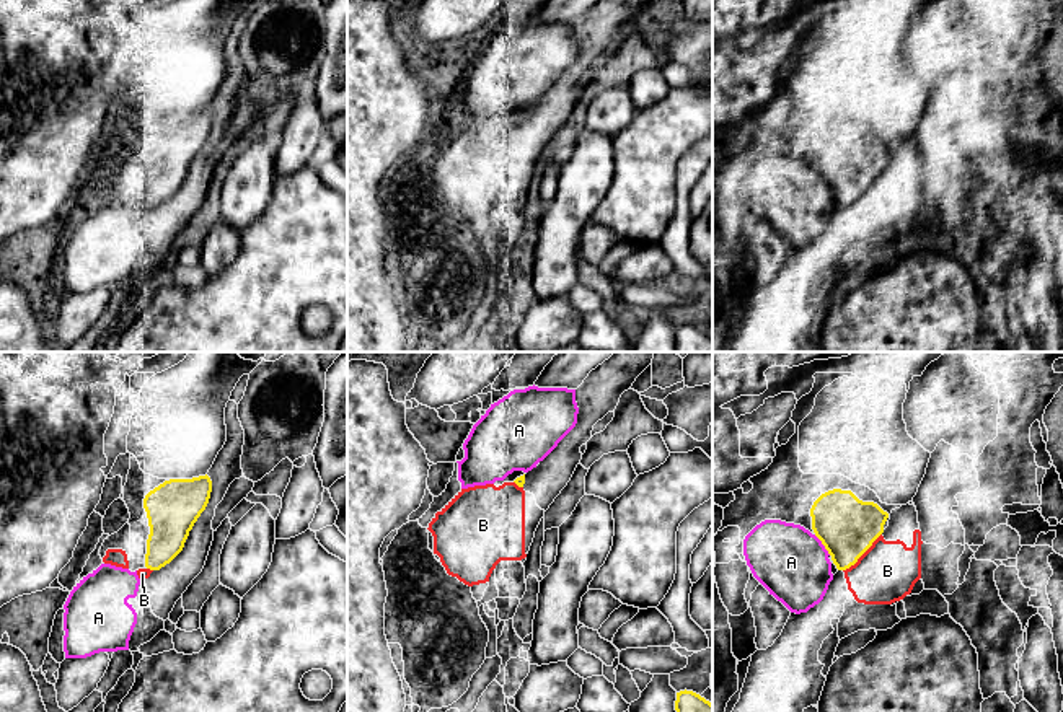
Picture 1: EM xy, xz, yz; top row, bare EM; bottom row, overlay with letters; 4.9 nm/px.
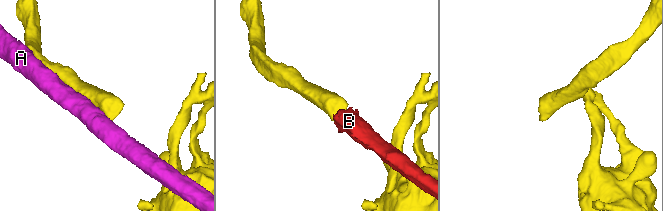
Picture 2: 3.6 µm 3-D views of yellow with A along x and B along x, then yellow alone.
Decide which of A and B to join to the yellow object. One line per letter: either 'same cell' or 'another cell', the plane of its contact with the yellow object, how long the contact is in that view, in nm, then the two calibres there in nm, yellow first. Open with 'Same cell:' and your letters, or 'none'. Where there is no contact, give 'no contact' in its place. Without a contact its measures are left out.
Same cell: B
A: another cell; meets yellow in yz; contact 130 nm long; 300 nm thick on the yellow side, 360 nm on the other
B: same cell; meets yellow in yz; contact 260 nm long; 300 nm thick on the yellow side, 300 nm on the other

